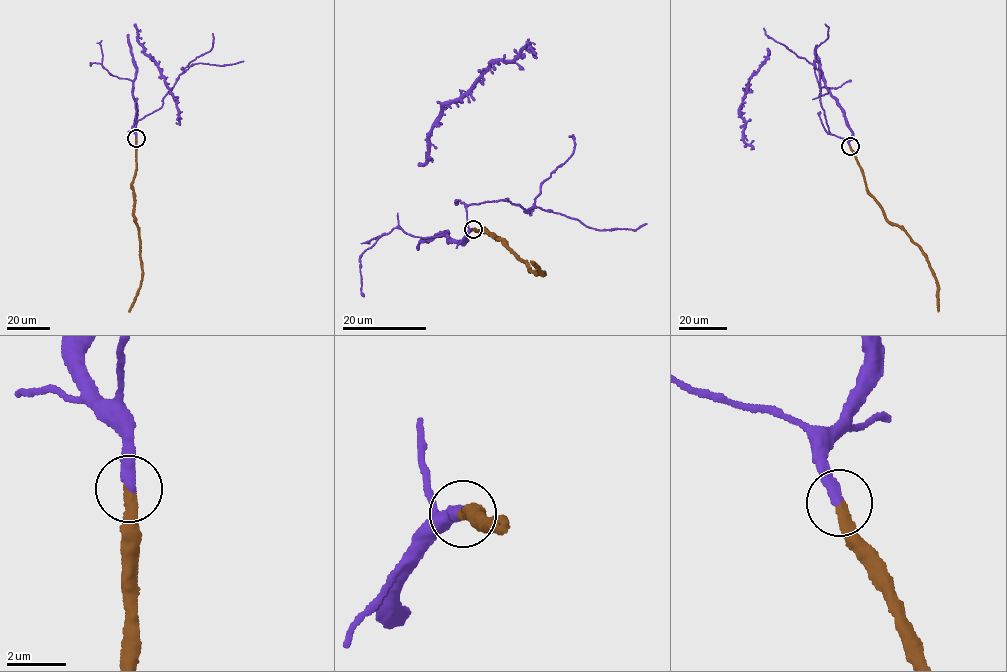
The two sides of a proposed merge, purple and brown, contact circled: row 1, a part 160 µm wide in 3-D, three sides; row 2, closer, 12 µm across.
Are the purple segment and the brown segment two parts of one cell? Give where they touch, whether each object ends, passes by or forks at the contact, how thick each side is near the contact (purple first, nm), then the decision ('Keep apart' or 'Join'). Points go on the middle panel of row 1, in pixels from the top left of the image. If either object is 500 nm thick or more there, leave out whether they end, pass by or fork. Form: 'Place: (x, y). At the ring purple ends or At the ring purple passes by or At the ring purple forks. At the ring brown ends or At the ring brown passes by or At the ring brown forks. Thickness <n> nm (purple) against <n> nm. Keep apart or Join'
Place: (473, 229). At the ring purple ends. At the ring brown ends. Thickness 440 nm (purple) against 400 nm. Join

